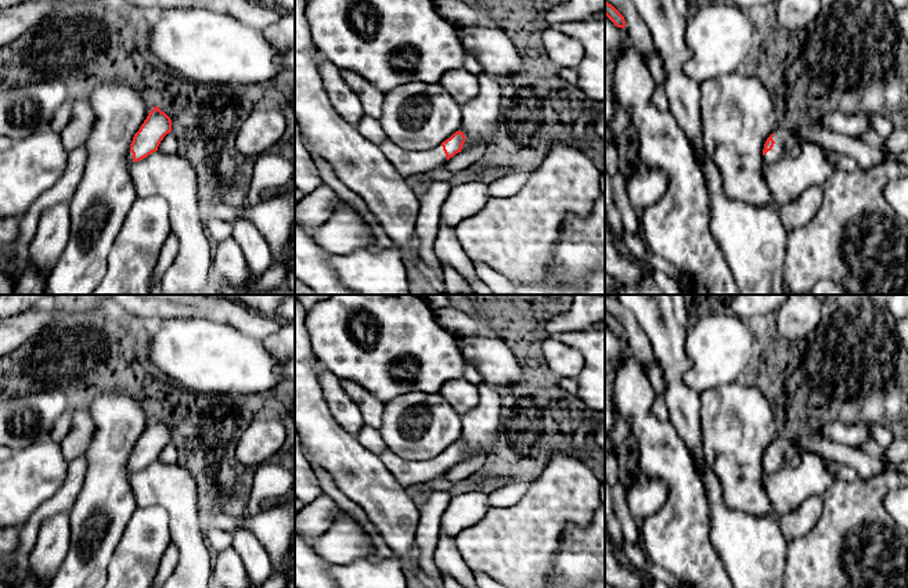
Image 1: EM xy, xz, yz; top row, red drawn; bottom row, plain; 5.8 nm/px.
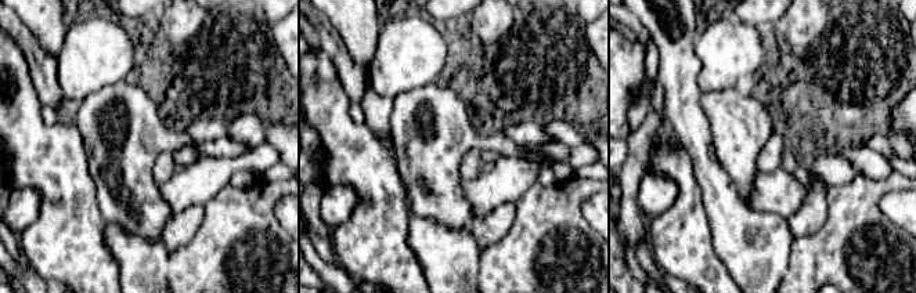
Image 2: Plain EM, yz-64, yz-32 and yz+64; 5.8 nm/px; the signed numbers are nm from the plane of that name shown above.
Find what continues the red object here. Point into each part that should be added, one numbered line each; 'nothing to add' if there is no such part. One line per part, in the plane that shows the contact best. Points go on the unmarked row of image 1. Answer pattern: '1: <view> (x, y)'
1: yz (778, 461)

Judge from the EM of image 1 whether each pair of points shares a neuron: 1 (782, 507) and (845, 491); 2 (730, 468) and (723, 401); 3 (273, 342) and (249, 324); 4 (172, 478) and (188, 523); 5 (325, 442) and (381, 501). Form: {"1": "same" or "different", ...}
{"1": "different", "2": "same", "3": "different", "4": "same", "5": "same"}

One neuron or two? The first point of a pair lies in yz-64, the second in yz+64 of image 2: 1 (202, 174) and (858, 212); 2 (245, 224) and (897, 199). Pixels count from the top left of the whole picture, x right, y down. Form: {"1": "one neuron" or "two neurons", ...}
{"1": "two neurons", "2": "two neurons"}

